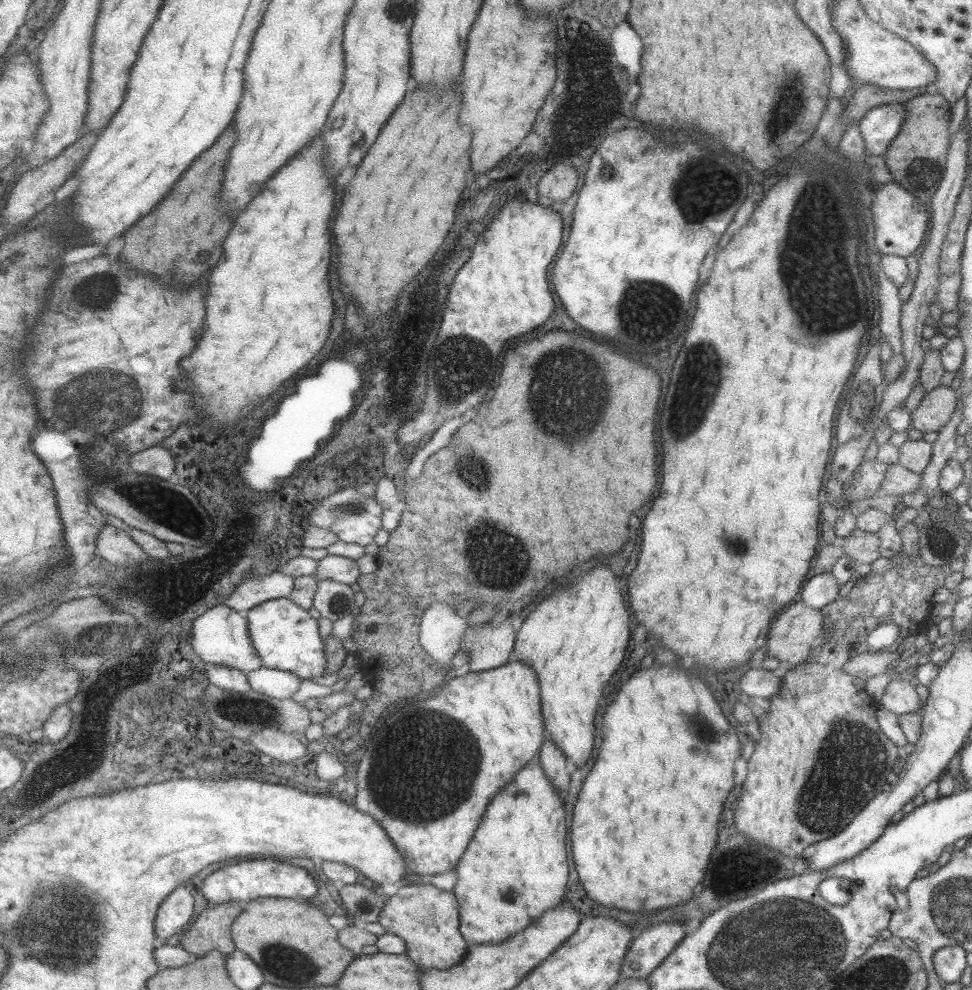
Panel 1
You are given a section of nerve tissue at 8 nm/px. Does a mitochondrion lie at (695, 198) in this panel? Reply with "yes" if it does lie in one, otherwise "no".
yes

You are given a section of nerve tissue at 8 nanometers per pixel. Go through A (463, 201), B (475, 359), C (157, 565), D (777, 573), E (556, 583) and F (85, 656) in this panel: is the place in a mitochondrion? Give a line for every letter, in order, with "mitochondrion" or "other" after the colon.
A: other
B: mitochondrion
C: other
D: other
E: other
F: mitochondrion

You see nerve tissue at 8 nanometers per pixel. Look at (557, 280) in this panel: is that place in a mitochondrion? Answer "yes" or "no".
no

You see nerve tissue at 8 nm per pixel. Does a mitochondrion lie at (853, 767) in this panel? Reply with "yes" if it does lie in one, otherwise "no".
yes

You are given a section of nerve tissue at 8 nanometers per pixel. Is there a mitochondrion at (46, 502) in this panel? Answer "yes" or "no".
no

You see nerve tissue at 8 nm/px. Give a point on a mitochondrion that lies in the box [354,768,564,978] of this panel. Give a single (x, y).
(512, 891)

